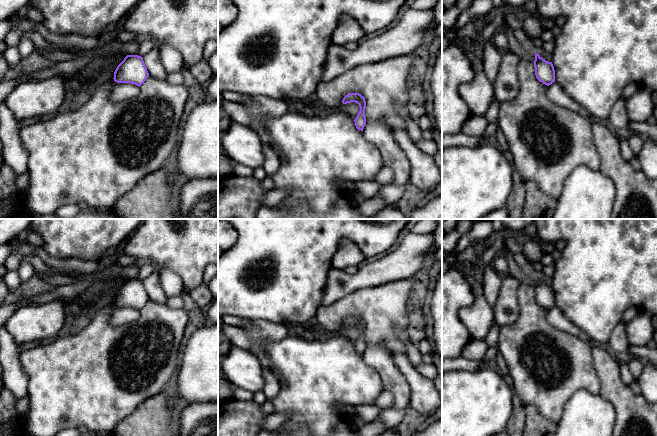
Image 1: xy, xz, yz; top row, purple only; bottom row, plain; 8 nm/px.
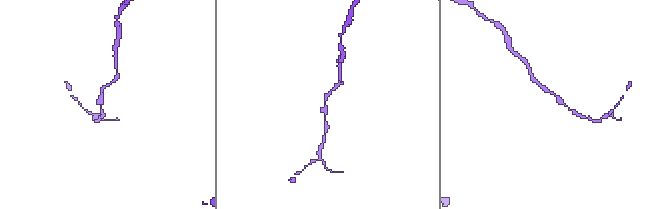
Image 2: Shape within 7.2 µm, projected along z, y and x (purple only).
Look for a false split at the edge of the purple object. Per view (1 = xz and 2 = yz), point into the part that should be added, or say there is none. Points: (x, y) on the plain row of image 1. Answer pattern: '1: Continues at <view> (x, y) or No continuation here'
1: No continuation here
2: No continuation here

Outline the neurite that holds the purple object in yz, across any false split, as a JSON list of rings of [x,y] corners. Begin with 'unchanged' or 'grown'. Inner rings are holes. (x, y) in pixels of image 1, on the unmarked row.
unchanged; [[[538,277],[535,278],[534,292],[536,302],[543,308],[549,310],[555,306],[555,294],[552,286],[543,283]]]

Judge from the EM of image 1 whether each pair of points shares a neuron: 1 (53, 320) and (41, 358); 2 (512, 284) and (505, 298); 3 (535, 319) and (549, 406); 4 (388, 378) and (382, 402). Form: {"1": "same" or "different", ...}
{"1": "different", "2": "same", "3": "same", "4": "different"}

